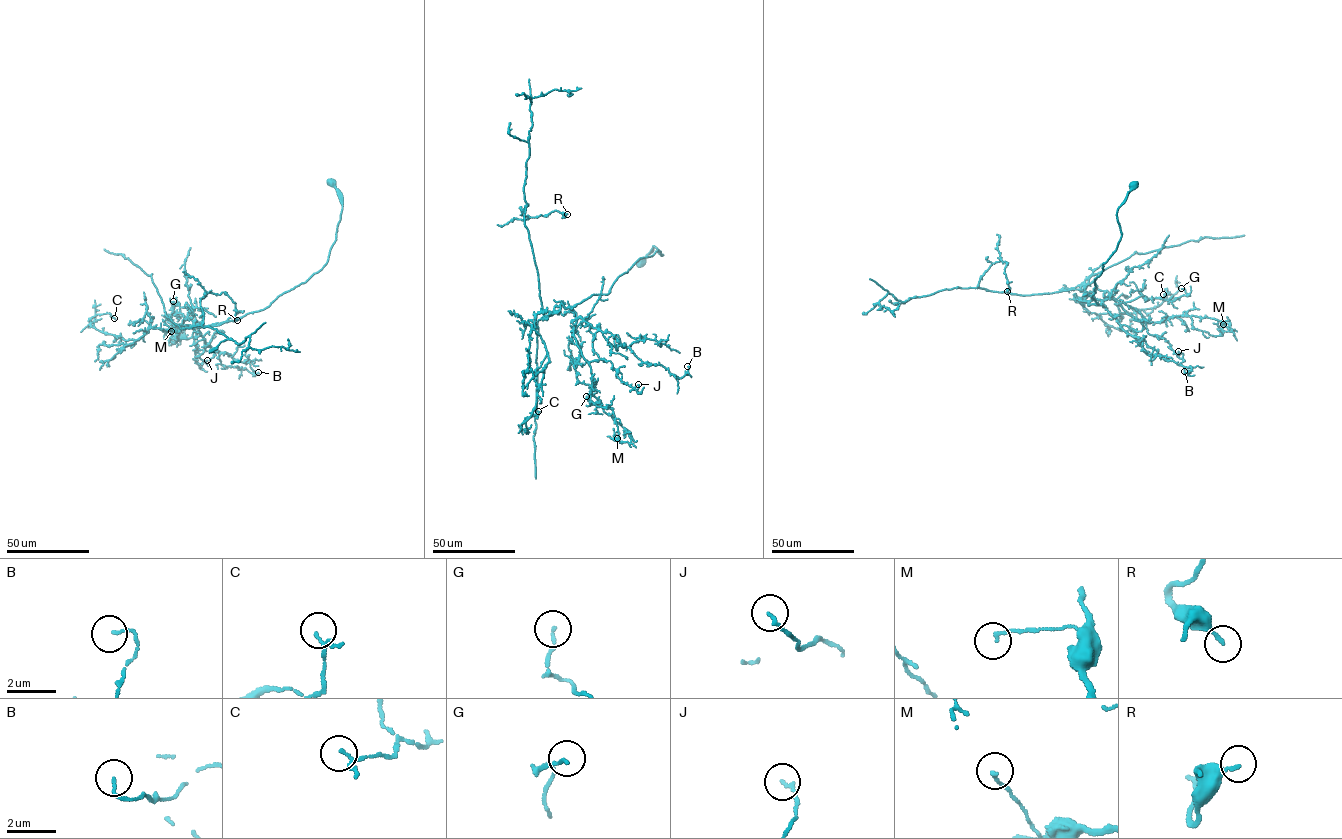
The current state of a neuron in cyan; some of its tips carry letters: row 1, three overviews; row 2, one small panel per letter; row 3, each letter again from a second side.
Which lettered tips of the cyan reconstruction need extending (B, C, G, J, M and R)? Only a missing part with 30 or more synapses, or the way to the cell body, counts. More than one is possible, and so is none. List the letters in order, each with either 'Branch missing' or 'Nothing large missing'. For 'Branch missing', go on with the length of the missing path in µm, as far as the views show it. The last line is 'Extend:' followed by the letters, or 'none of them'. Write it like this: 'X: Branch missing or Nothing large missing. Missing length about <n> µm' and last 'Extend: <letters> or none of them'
B: Nothing large missing
C: Nothing large missing
G: Nothing large missing
J: Nothing large missing
M: Nothing large missing
R: Nothing large missing
Extend: none of them

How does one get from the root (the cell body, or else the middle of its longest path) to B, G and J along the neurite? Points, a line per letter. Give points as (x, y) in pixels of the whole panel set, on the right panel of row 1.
B: (1134, 184), (1087, 305), (1101, 300), (1184, 371)
G: (1134, 184), (1117, 210), (1116, 249), (1094, 279), (1097, 304), (1087, 305), (1173, 301), (1188, 294), (1181, 288)
J: (1134, 184), (1117, 210), (1116, 249), (1094, 279), (1097, 304), (1087, 305), (1116, 300), (1182, 358), (1178, 351)

